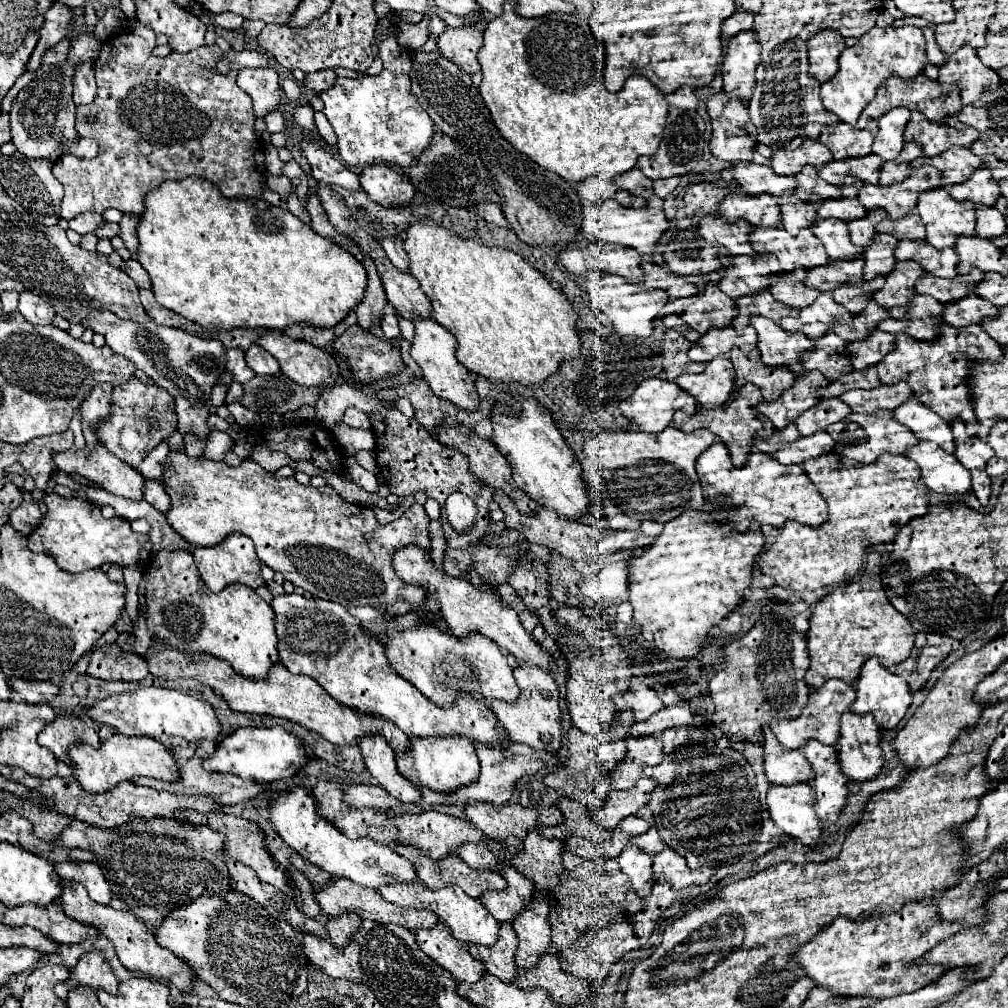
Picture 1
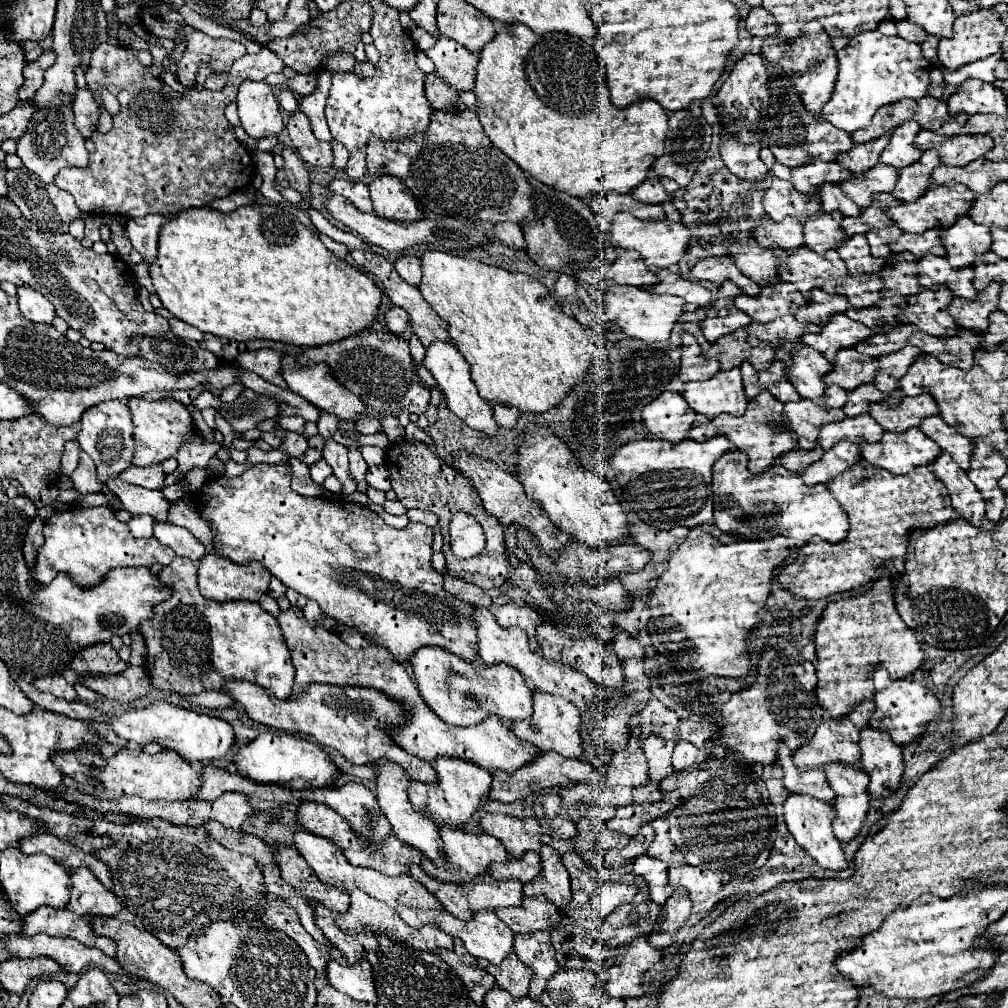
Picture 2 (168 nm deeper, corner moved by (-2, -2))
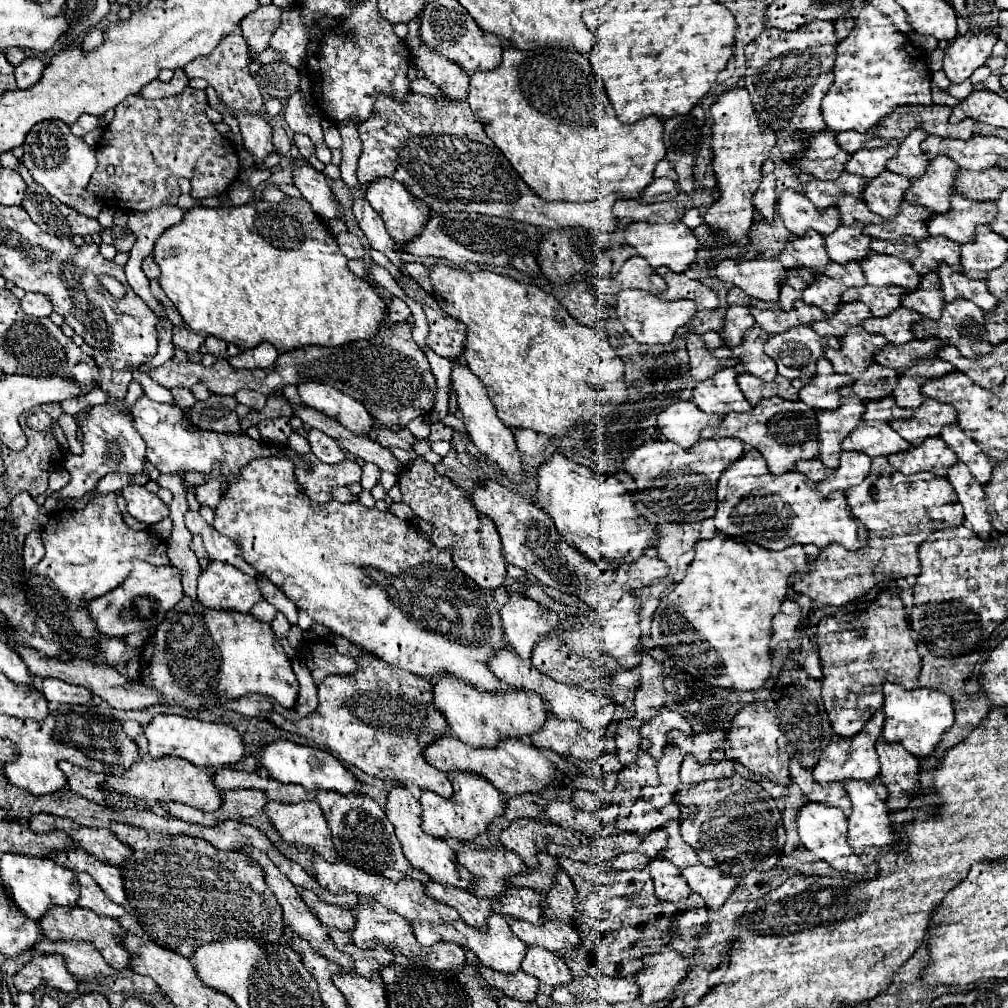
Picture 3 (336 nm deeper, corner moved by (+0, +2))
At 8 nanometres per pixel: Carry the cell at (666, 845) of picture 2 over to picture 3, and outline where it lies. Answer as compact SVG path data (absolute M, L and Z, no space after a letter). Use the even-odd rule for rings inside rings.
M668 824L668 826L664 826L664 832L668 832L668 844L662 850L662 858L666 858L668 862L674 862L678 868L686 868L686 866L698 864L696 852L692 850L692 846L688 846L682 840L678 826Z

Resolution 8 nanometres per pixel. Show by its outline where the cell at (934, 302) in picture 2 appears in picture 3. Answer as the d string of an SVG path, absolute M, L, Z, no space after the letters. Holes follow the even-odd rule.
M970 300L944 302L942 316L938 320L922 316L922 320L914 324L914 336L936 336L942 342L956 346L968 358L990 352L984 330L984 314L976 304L970 304Z

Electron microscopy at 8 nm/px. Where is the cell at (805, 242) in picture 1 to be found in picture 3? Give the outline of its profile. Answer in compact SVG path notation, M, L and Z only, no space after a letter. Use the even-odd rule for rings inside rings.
M830 262L822 272L814 272L812 284L808 284L802 292L802 300L806 304L814 304L826 314L836 312L840 302L840 294L850 286L864 286L864 274L858 262L850 264L834 264Z

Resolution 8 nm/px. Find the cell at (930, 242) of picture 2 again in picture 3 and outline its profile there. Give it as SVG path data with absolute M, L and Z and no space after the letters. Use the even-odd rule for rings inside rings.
M928 236L926 240L916 240L918 254L910 260L918 274L936 270L940 262L946 262L952 270L960 272L960 246L944 236Z

